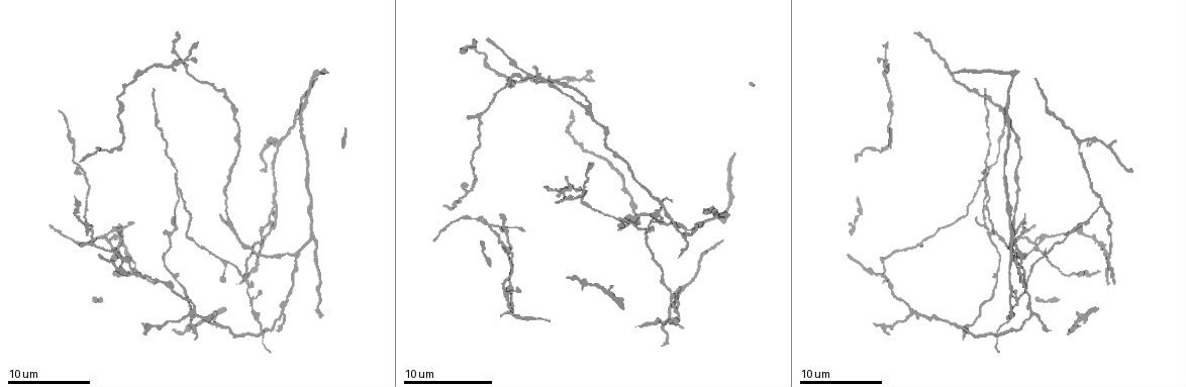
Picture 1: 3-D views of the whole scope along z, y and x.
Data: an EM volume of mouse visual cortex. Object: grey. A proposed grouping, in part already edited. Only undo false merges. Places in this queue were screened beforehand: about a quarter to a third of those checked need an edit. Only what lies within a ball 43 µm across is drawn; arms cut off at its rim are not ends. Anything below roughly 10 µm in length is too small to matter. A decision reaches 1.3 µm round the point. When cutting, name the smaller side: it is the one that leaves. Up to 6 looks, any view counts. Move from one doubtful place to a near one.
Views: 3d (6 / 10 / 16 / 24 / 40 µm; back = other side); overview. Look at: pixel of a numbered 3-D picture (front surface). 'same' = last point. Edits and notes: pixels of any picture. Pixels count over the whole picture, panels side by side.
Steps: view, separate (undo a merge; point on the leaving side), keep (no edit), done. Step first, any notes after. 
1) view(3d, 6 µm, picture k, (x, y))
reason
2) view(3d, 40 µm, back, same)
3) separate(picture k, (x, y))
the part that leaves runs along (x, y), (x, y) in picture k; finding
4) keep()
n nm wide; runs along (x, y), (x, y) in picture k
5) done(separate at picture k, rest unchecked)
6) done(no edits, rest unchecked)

view(3d, 10 µm, picture 1, (251, 306))
arms run side by side

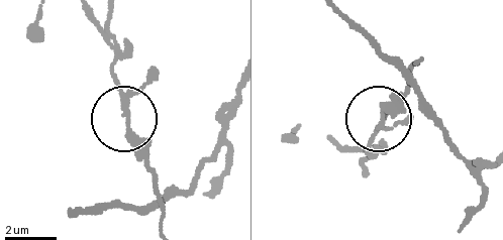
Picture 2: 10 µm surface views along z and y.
keep()
continuous, no second neuron

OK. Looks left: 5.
view(3d, 6 µm, picture 1, (277, 146))
three arms meet

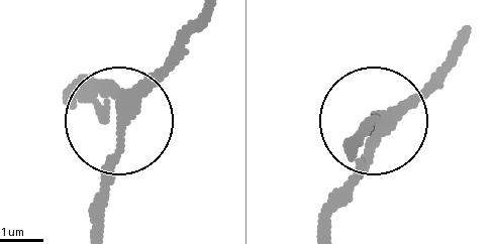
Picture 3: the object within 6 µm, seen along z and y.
keep()
3 arms; runs along (99, 224), (124, 104), (182, 42) in picture 3; continuous, no second neuron

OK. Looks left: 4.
view(3d, 10 µm, picture 1, (1036, 242))
three-way junction

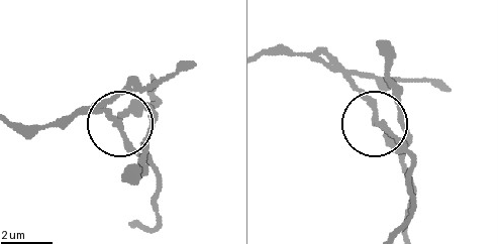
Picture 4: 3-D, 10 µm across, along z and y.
view(3d, 6 µm, picture 4, (375, 121))

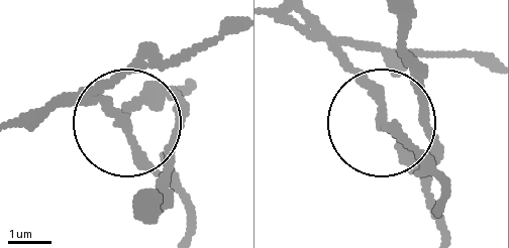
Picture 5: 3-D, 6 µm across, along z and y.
separate(picture 5, (139, 66))
3 arms; a second neuron is stuck on

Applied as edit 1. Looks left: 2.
done(separate at picture 5, rest unchecked)

